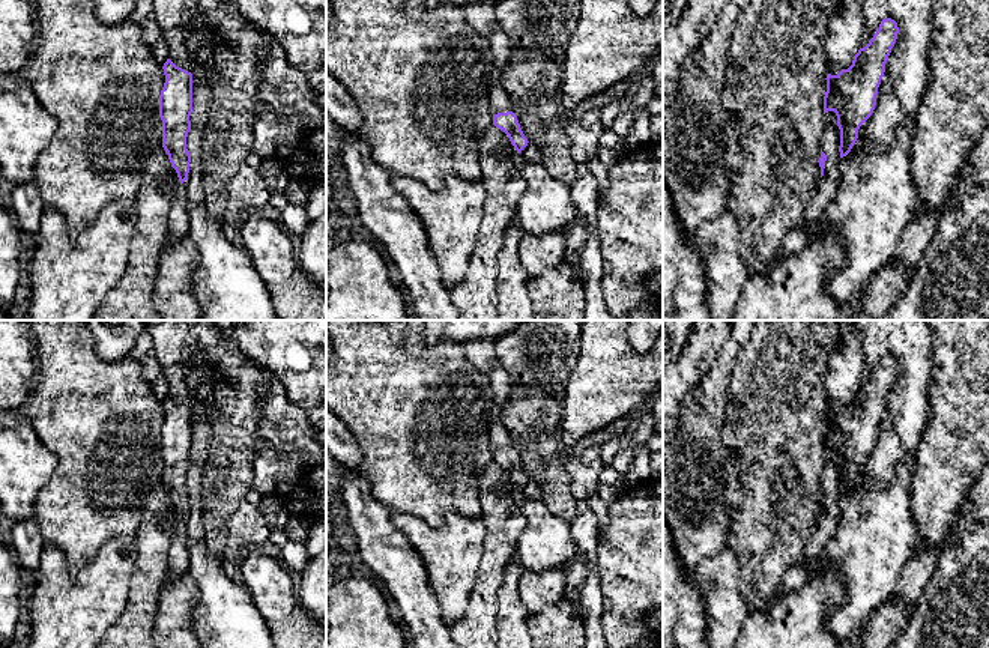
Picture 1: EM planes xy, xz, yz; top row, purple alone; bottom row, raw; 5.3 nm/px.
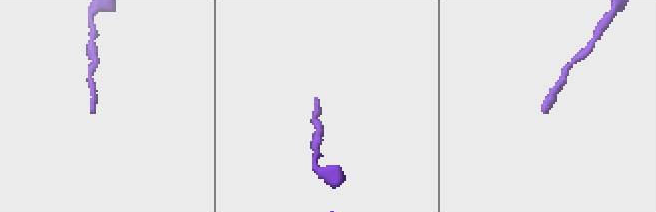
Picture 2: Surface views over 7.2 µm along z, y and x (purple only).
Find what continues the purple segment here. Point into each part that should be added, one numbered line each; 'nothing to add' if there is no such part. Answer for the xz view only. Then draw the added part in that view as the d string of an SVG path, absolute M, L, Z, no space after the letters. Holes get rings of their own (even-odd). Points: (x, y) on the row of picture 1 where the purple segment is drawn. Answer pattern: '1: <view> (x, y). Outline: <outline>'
1: xz (499, 99). Outline: M501 84L490 87L488 102L491 114L511 111L511 98Z

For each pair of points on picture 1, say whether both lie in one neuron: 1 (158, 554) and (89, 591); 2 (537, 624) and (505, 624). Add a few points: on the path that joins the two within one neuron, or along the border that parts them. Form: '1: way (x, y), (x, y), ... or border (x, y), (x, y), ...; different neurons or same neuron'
1: border (134, 537), (136, 564), (130, 594), (125, 602); different neurons
2: border (529, 615), (528, 632); different neurons

